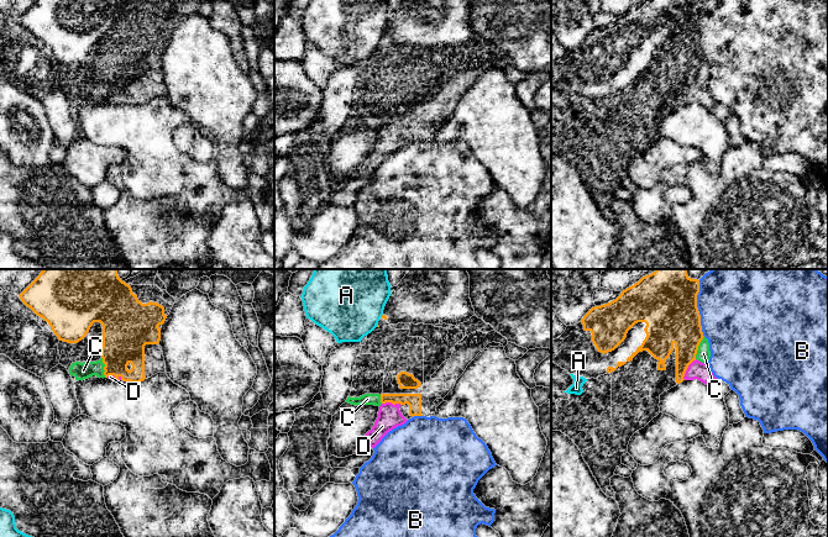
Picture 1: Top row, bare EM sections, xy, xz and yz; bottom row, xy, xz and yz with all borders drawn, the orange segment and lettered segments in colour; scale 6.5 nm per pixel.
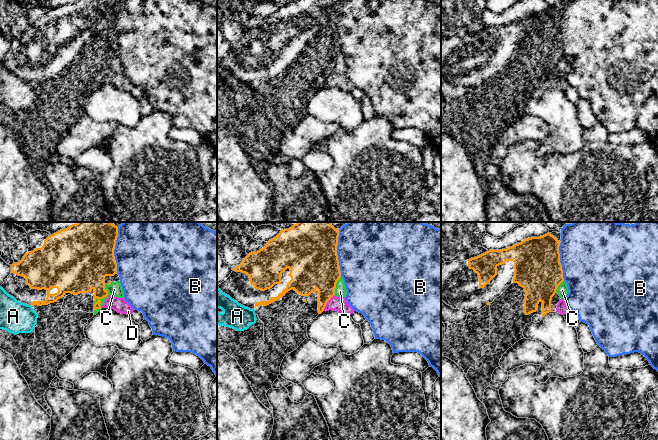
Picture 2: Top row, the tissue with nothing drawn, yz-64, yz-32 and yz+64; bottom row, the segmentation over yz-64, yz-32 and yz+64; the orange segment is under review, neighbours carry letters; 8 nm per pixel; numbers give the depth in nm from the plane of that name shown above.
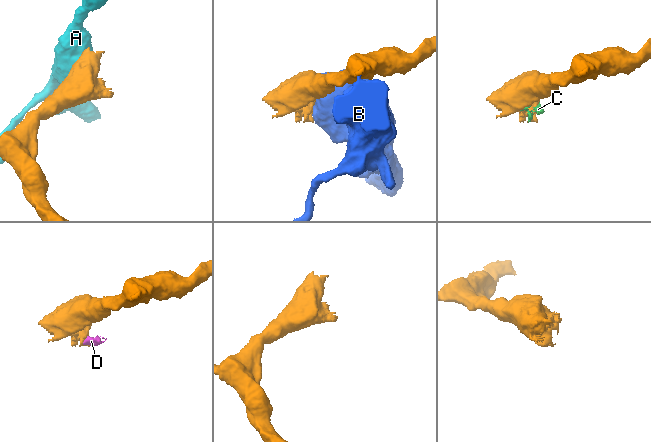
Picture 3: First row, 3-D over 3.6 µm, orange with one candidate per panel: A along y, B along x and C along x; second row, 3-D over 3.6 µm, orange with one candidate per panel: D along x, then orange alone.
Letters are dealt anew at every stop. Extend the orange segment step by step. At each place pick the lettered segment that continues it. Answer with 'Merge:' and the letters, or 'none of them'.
Merge: none of them

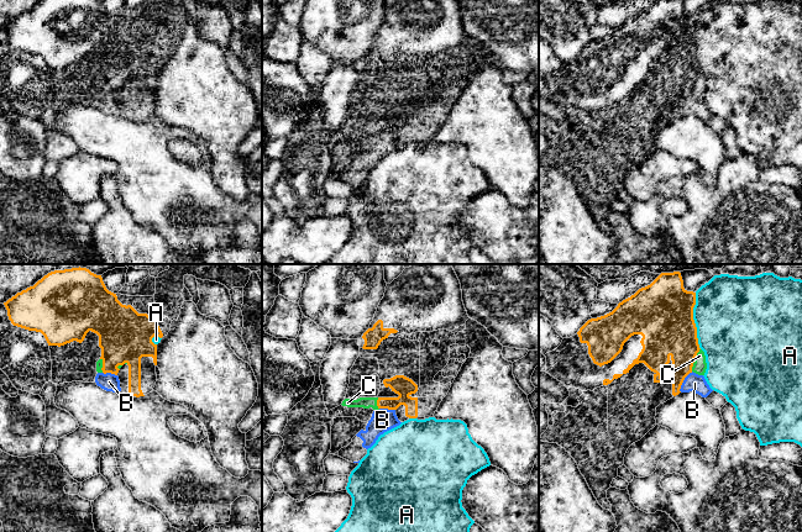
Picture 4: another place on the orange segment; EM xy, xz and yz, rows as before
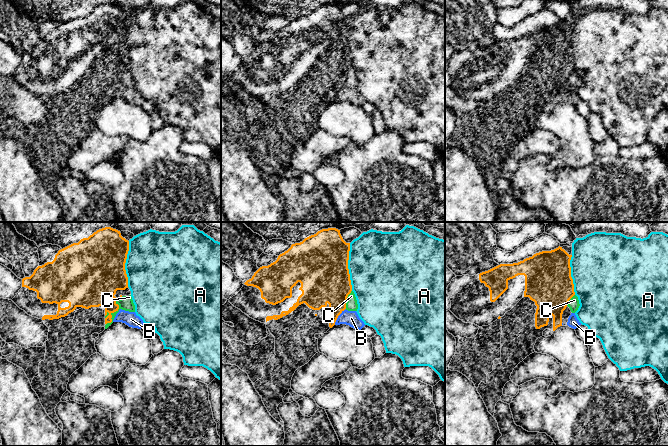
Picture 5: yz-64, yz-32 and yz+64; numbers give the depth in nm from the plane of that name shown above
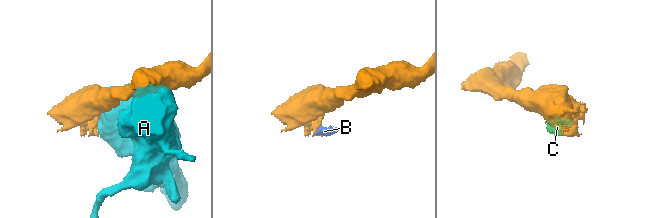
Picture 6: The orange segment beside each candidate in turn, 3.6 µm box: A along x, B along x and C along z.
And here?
Merge: none of them

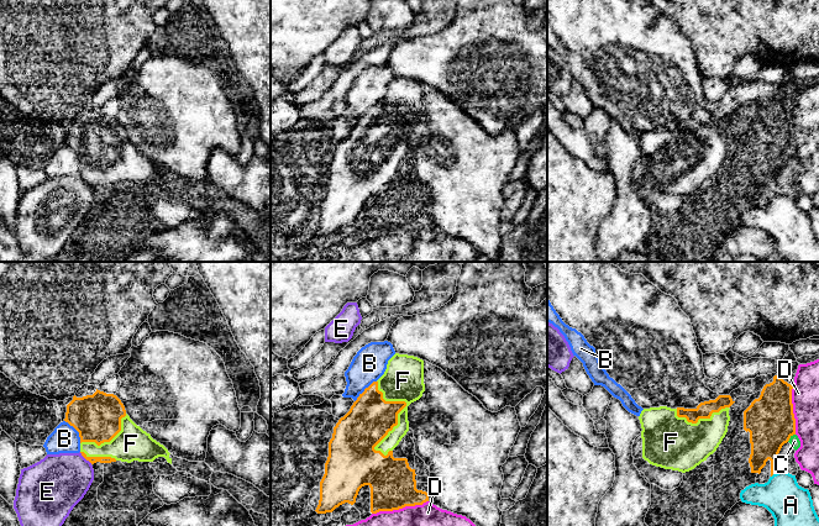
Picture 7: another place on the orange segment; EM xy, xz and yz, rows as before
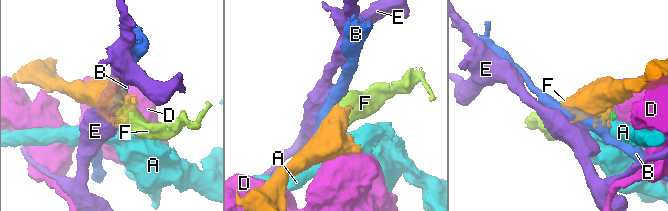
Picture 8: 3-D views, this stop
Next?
Merge: F

